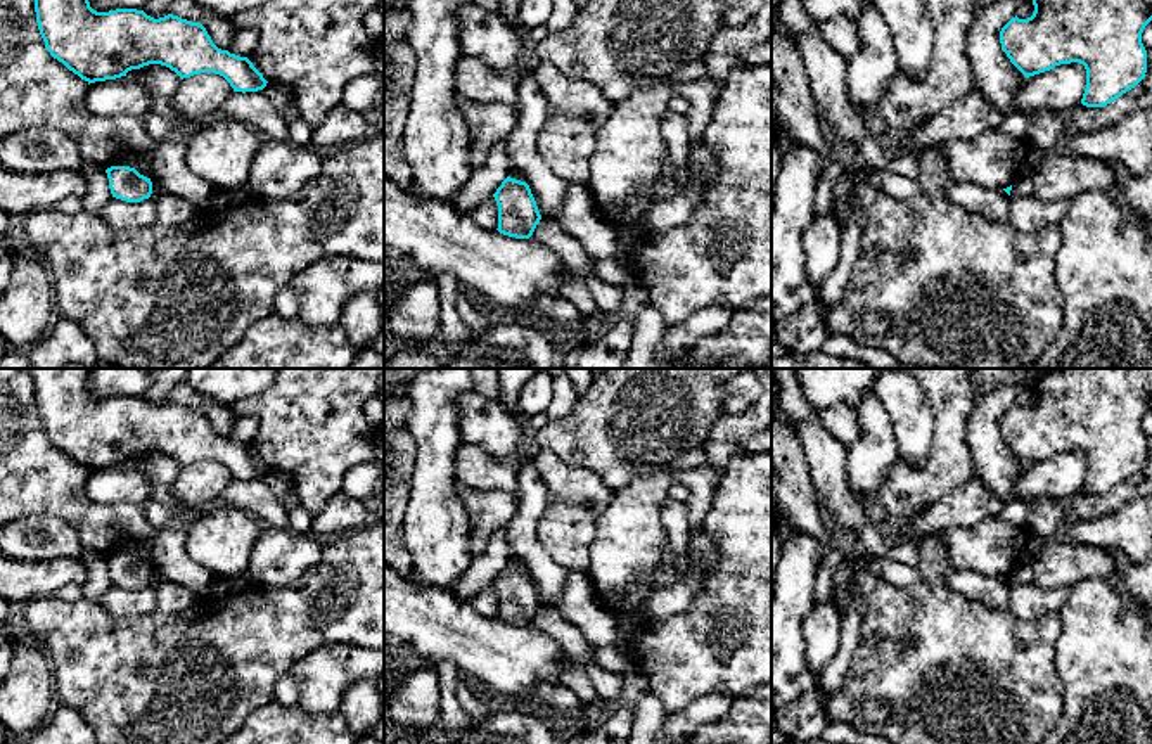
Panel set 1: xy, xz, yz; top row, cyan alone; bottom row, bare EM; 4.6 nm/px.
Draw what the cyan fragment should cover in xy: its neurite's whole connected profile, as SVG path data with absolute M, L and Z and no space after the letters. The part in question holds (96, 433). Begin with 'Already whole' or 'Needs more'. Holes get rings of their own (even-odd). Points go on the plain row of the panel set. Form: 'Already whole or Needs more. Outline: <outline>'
Already whole. Outline: M92 369L26 370L33 377L36 410L47 438L88 472L126 464L128 459L149 452L166 453L182 467L201 460L214 460L223 464L234 479L242 481L263 478L268 471L247 445L218 436L199 410L173 401L154 407L137 396L97 400L88 389Z

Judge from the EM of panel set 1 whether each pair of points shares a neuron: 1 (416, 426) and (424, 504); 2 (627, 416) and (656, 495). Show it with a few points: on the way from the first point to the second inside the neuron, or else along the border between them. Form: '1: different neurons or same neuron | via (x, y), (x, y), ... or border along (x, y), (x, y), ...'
1: same neuron | via (428, 445), (428, 485)
2: different neurons | border along (670, 469), (640, 473), (614, 490)

